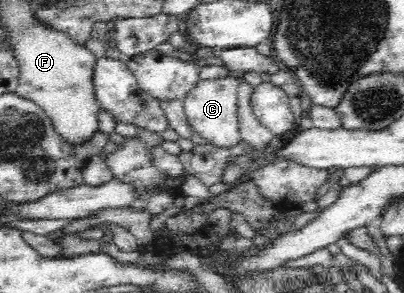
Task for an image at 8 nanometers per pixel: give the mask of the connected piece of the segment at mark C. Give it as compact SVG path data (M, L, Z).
M219 77L213 80L200 80L189 96L185 97L184 109L187 120L206 141L219 149L233 149L241 143L240 122L238 117L237 88L241 79L239 77Z

